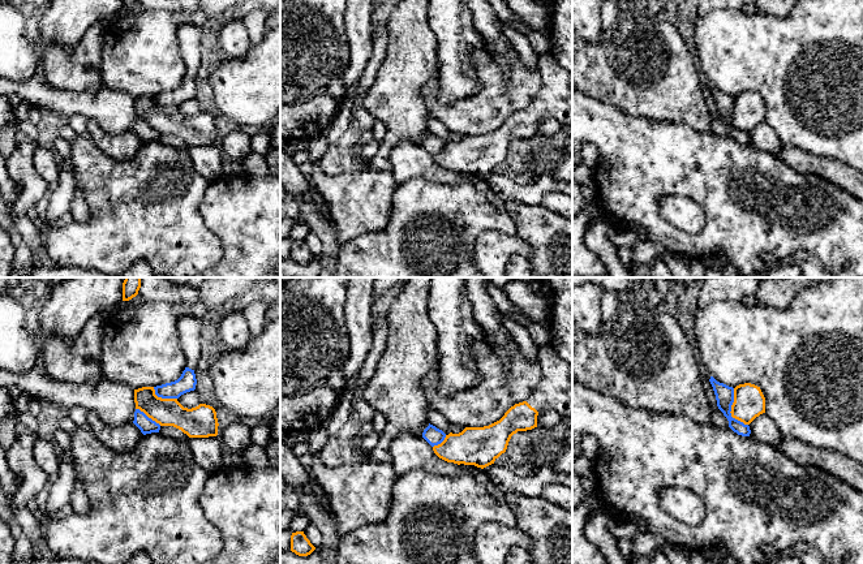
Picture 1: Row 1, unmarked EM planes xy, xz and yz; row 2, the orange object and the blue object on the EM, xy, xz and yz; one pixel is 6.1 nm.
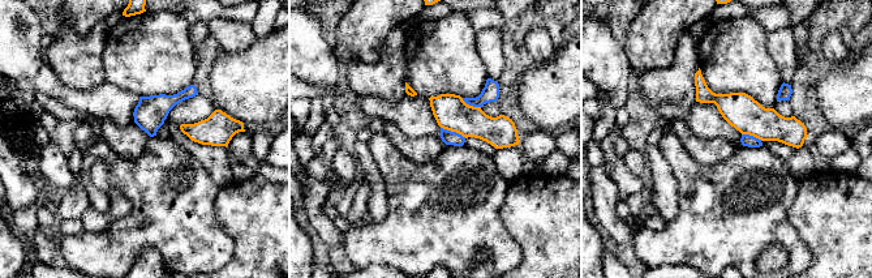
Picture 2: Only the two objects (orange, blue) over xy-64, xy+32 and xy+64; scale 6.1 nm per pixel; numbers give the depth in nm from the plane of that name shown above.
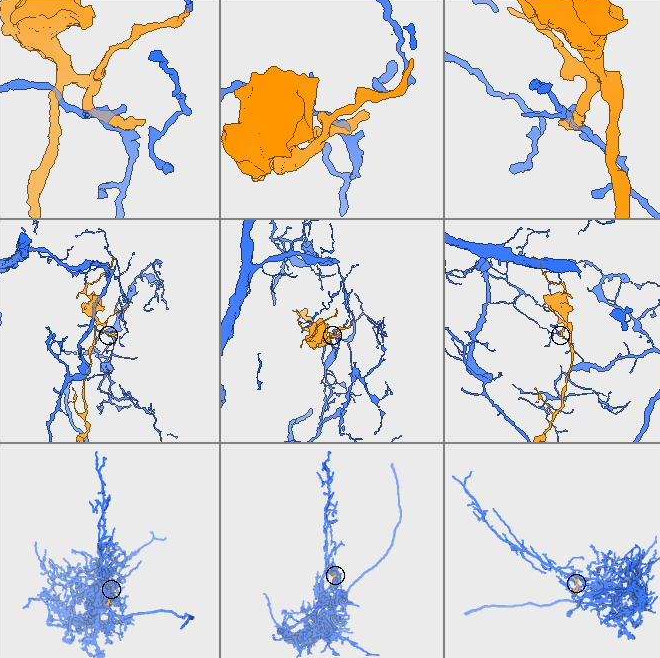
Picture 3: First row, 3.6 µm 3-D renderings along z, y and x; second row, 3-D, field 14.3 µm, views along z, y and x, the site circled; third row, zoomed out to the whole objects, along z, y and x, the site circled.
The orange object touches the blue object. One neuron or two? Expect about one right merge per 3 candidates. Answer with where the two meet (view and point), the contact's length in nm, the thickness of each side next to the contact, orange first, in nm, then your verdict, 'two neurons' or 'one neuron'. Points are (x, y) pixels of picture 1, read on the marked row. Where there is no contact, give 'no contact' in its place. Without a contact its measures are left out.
contact yz (731, 410); length 240 nm; calibres 190 and 110 nm; two neurons

